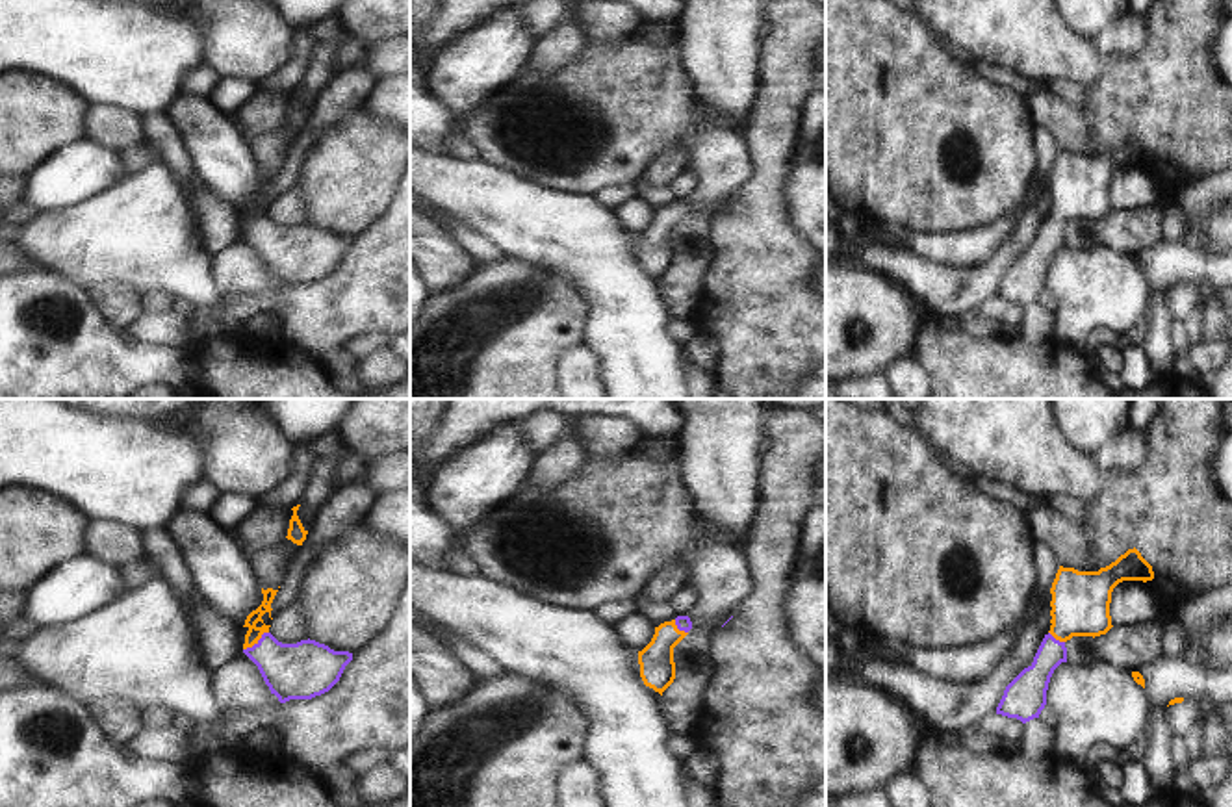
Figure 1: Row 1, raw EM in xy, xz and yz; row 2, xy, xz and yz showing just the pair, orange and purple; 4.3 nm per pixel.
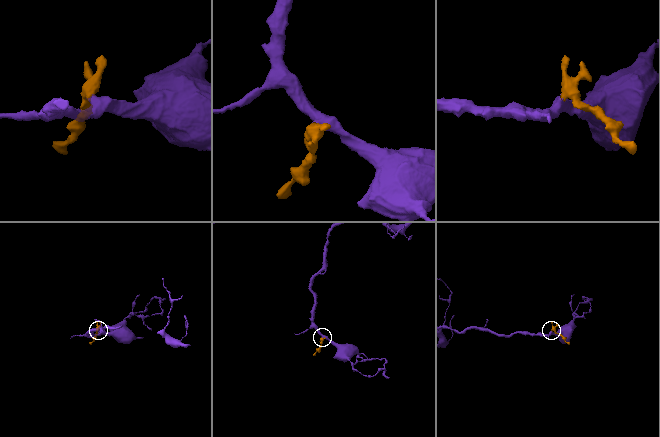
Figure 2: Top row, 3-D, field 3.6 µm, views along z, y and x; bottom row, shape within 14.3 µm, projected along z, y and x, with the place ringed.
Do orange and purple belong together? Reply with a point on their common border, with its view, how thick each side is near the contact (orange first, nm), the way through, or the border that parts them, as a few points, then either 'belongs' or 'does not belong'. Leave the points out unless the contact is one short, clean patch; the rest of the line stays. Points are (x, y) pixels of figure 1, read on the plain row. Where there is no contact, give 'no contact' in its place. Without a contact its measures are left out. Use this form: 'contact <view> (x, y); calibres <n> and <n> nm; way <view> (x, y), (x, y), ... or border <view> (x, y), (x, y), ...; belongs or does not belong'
contact xy (255, 227); calibres 70 and 240 nm; way xy (255, 217), (255, 227), (282, 251), (303, 255); belongs

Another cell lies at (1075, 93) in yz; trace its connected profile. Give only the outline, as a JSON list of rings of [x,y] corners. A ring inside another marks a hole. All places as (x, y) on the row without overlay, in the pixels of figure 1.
[[[1050,80],[1046,83],[1046,89],[1056,93],[1058,96],[1069,100],[1080,109],[1085,109],[1091,102],[1089,89],[1085,89],[1082,83],[1074,83],[1071,80]]]

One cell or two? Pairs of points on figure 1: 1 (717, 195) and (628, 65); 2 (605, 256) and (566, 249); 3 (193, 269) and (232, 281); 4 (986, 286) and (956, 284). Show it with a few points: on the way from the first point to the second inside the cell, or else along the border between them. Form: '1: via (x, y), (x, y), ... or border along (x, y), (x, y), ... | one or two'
1: via (717, 164), (717, 158), (655, 97) | one
2: via (596, 251), (576, 249) | one
3: border along (212, 258), (216, 284), (225, 299) | two
4: via (978, 286), (963, 286) | one

